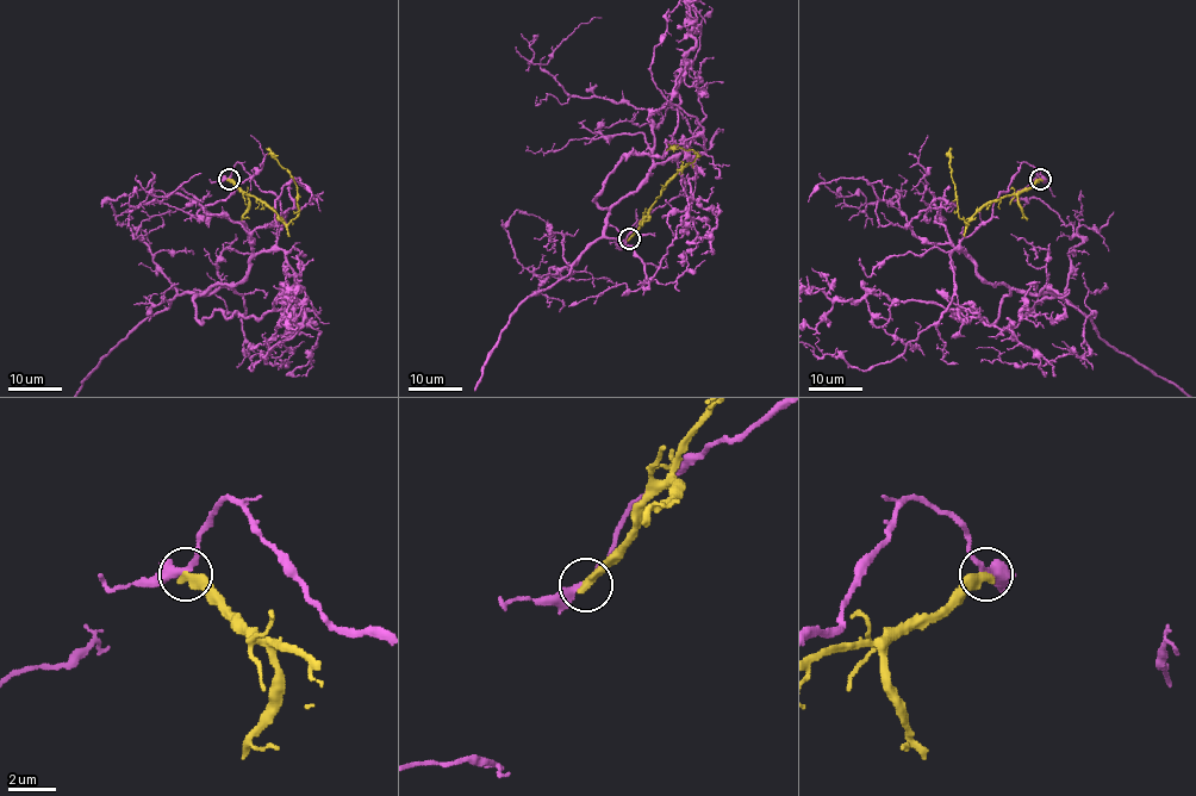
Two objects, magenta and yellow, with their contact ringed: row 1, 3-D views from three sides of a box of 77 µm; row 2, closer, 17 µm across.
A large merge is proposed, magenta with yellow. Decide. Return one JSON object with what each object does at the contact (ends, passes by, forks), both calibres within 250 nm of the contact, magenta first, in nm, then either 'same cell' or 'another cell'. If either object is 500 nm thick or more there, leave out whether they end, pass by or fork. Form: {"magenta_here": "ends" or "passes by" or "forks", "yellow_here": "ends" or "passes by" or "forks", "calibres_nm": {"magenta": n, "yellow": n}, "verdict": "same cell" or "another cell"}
{"magenta_here": "passes by", "yellow_here": "ends", "calibres_nm": {"magenta": 320, "yellow": 420}, "verdict": "another cell"}

